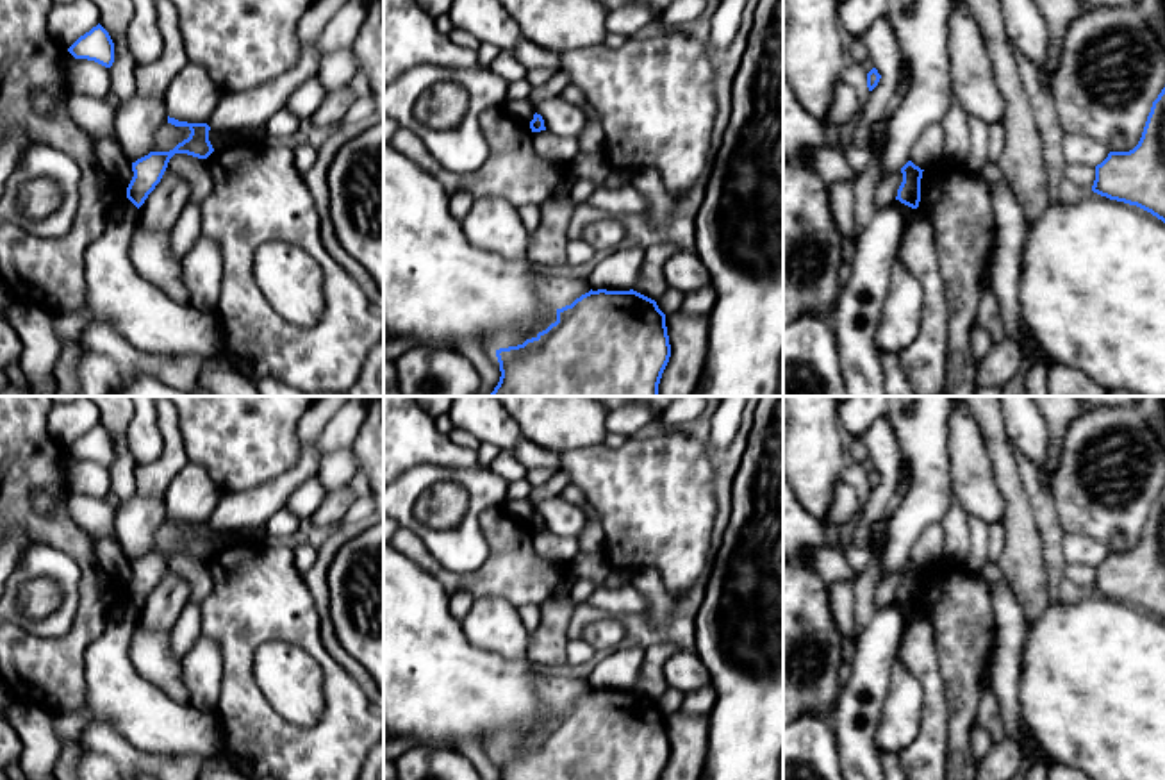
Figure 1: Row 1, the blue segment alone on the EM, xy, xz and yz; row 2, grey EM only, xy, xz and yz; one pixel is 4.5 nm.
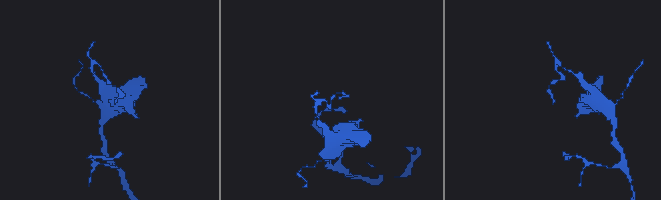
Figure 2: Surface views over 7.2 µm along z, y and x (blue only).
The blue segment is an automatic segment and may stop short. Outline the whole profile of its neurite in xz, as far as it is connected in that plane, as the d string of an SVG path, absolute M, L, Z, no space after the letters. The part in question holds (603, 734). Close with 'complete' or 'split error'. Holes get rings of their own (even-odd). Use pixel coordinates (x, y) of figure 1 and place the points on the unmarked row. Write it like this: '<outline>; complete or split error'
M589 691L523 744L496 750L500 780L660 780L671 757L665 714L630 691Z; complete

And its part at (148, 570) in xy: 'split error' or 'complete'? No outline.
complete

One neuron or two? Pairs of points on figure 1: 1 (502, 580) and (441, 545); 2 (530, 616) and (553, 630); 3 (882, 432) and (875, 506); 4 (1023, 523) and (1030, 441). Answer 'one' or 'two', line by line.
1: two
2: two
3: one
4: two

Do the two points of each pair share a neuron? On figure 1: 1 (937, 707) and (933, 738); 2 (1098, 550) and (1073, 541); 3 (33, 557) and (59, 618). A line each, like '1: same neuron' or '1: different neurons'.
1: same neuron
2: same neuron
3: same neuron

